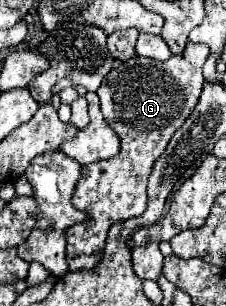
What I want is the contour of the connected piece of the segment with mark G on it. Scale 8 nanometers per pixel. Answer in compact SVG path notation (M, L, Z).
M189 42L185 54L171 56L165 62L135 56L135 58L127 60L125 64L119 64L117 68L113 68L109 72L109 76L105 78L105 84L101 84L99 100L101 100L103 118L113 128L113 132L119 136L121 152L111 160L93 162L81 170L81 178L79 178L75 194L73 194L73 206L83 212L89 212L91 220L87 220L85 224L75 224L67 232L67 262L69 262L71 272L93 270L103 256L105 238L107 238L111 224L141 216L145 212L145 208L147 208L147 178L151 174L153 162L165 152L171 136L183 126L183 122L191 116L193 108L197 106L201 90L203 90L203 82L205 82L201 68L203 68L207 56L209 56L209 48L205 48L205 44L193 44L193 42Z

